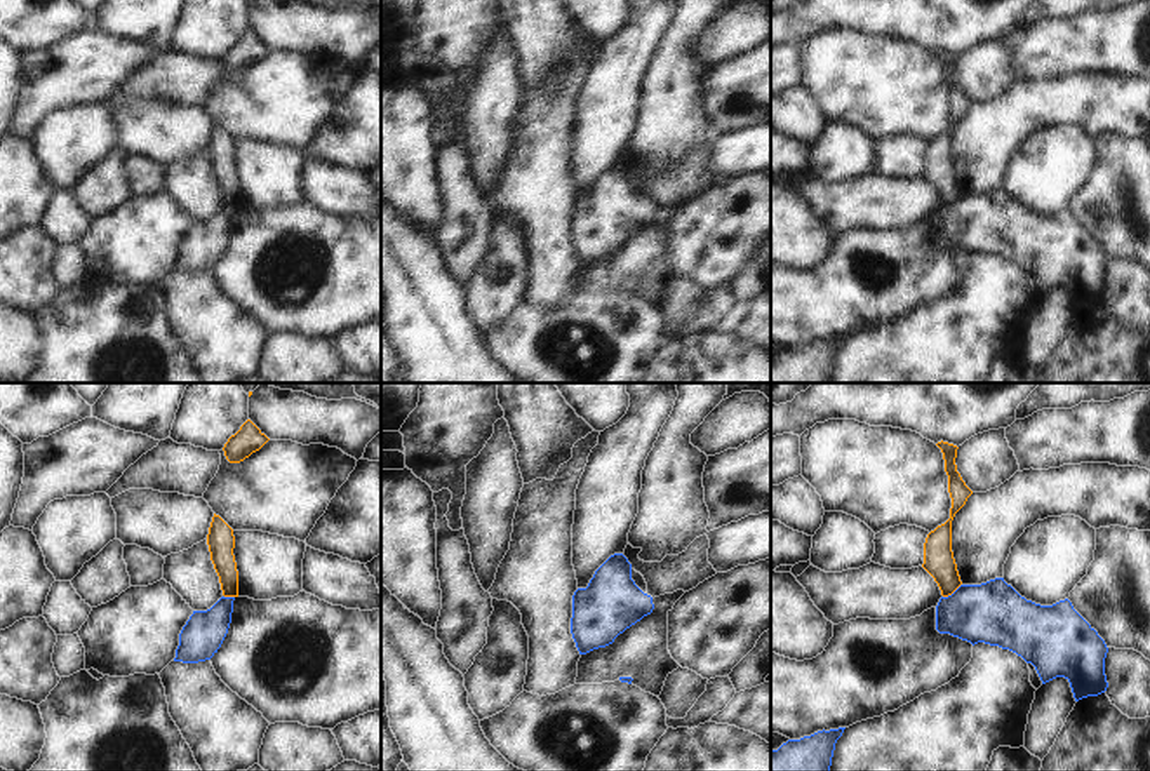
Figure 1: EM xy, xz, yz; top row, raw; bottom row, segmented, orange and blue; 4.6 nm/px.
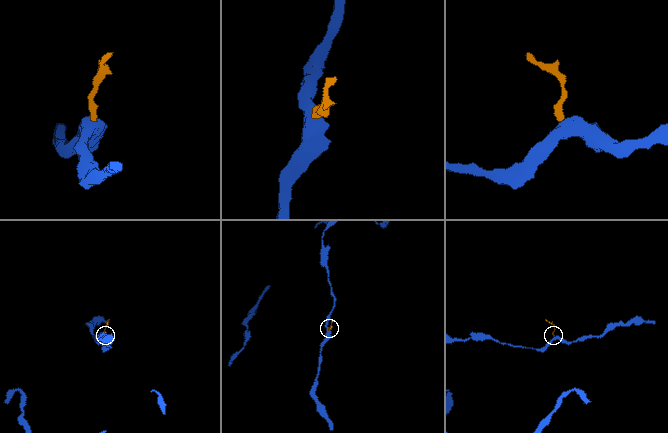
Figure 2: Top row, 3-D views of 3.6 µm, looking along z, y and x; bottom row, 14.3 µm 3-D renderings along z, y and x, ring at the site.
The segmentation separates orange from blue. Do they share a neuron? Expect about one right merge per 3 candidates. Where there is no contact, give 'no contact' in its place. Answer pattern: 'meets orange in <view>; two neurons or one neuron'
meets orange in yz; two neurons

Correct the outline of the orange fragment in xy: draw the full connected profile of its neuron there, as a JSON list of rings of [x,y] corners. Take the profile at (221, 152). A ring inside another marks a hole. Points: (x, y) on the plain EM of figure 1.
[[[216,124],[209,137],[207,155],[211,162],[211,171],[219,186],[223,205],[238,207],[238,181],[233,165],[233,139]]]

